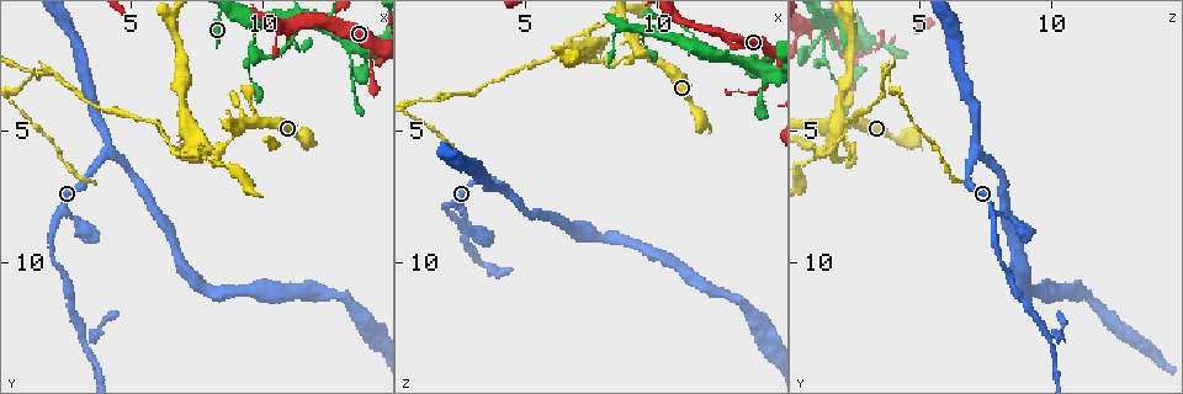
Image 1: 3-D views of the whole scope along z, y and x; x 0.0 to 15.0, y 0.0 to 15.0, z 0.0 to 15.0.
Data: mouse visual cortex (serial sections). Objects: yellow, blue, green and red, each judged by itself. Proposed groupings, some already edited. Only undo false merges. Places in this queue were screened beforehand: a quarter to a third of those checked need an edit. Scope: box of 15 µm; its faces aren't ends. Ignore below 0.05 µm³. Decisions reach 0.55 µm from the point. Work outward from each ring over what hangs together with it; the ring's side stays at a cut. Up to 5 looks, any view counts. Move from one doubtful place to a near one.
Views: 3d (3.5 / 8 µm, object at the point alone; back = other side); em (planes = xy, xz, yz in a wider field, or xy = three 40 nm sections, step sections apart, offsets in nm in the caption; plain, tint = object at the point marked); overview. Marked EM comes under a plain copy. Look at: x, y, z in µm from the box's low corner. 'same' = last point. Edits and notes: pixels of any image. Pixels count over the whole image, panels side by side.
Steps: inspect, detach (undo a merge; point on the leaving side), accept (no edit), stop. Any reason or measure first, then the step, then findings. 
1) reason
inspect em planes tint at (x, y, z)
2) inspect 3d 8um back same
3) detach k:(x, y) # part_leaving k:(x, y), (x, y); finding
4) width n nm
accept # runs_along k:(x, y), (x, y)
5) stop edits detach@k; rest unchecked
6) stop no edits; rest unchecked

a narrow waist
inspect 3d 3.5um at (9.6, 2.1, 1.3)

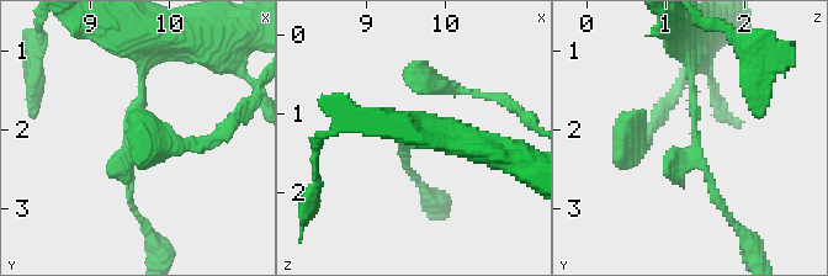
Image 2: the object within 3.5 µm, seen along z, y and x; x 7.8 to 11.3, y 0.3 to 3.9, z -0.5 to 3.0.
shape alone is not enough
inspect em planes tint at (9.50, 2.05, 1.35)

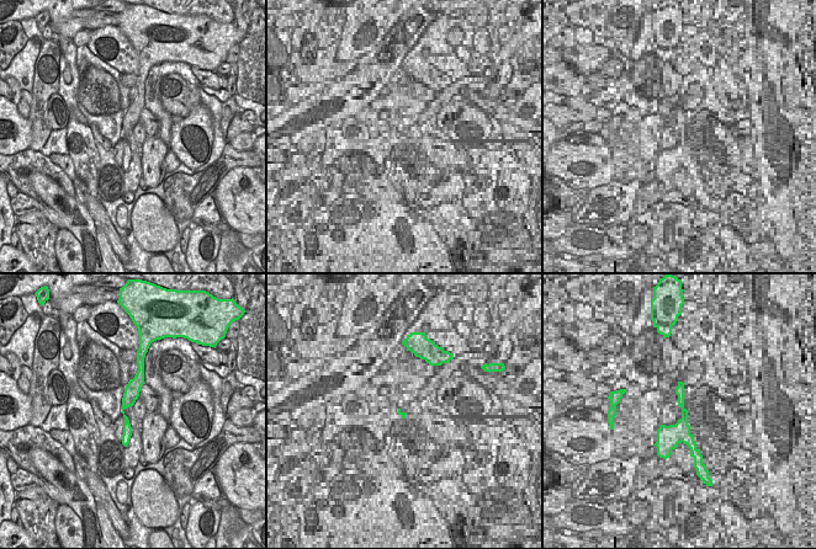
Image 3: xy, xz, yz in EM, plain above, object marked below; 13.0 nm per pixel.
accept # runs_along 2:(686, 49), (696, 155), (725, 208); all the same cell

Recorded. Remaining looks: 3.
small branch off a trunk
inspect 3d 3.5um at (9.4, 4.8, 2.0)

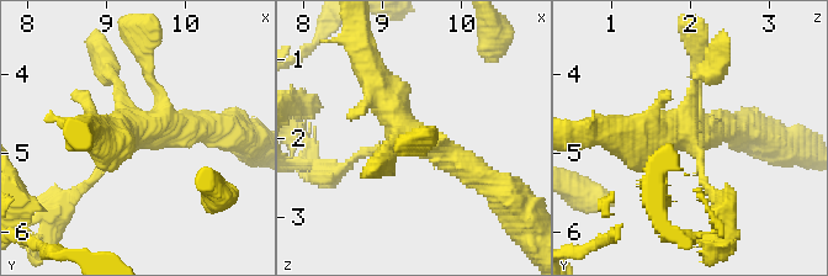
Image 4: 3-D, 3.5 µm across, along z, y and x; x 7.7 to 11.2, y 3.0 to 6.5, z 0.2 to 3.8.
need the tissue
inspect em xy step 1 tint at (9.40, 4.65, 2.00)

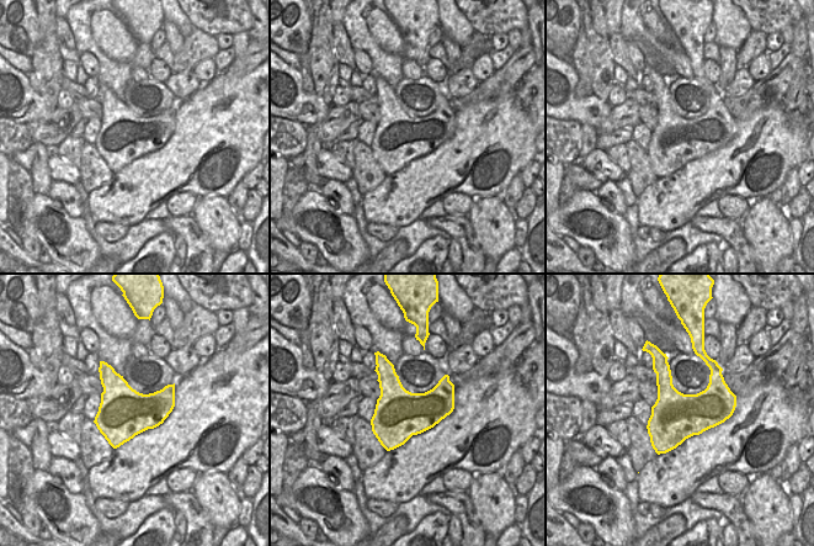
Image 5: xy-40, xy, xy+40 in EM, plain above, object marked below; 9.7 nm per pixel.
accept # runs_along 4:(212, 128), (141, 128), (83, 185); continuous, no second cell

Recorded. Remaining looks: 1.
stop no edits; rest unchecked

